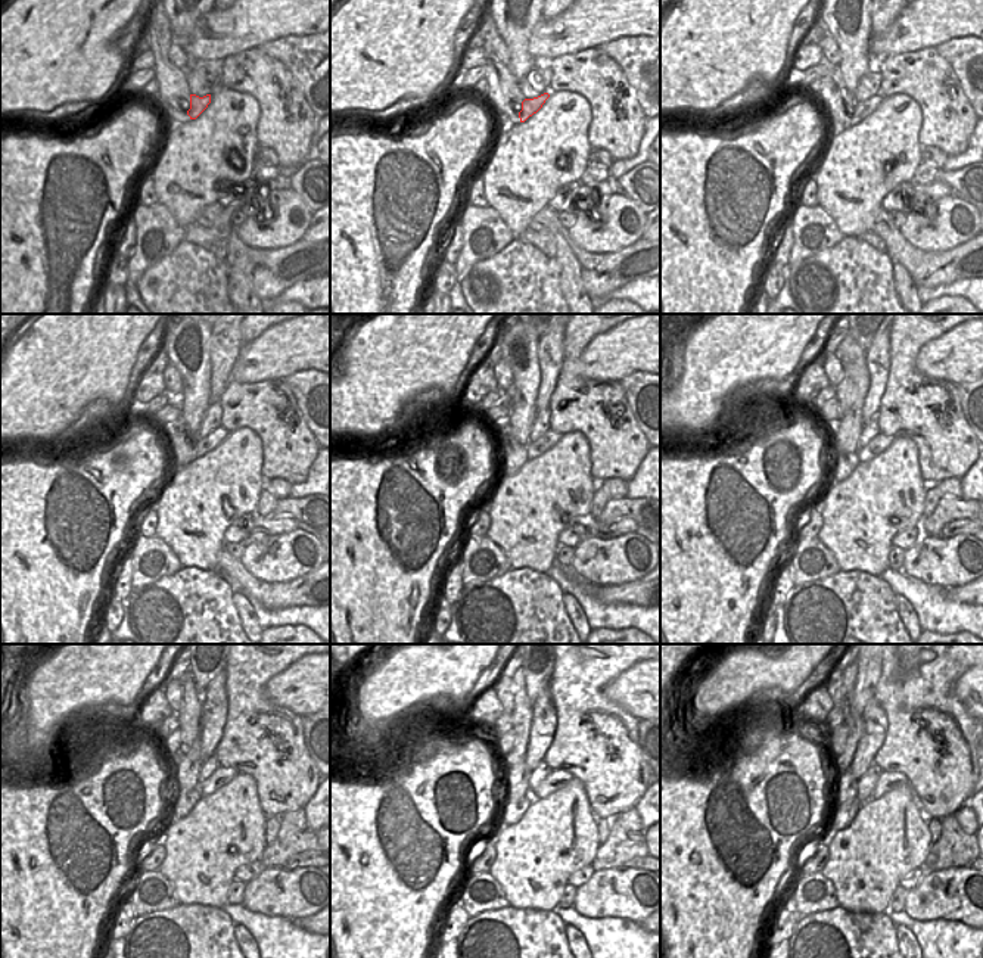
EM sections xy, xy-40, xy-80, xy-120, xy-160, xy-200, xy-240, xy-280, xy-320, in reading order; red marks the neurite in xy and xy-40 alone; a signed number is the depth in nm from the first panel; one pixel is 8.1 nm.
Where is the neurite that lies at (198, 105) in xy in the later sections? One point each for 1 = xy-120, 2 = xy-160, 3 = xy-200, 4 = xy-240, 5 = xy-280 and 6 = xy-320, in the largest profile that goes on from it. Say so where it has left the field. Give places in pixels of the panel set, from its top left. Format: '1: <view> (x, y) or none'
1: xy-120 (207, 444)
2: xy-160 (544, 442)
3: xy-200 (879, 442)
4: xy-240 (221, 775)
5: xy-280 (554, 780)
6: xy-320 (886, 781)

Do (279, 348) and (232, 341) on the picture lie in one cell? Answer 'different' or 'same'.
different

